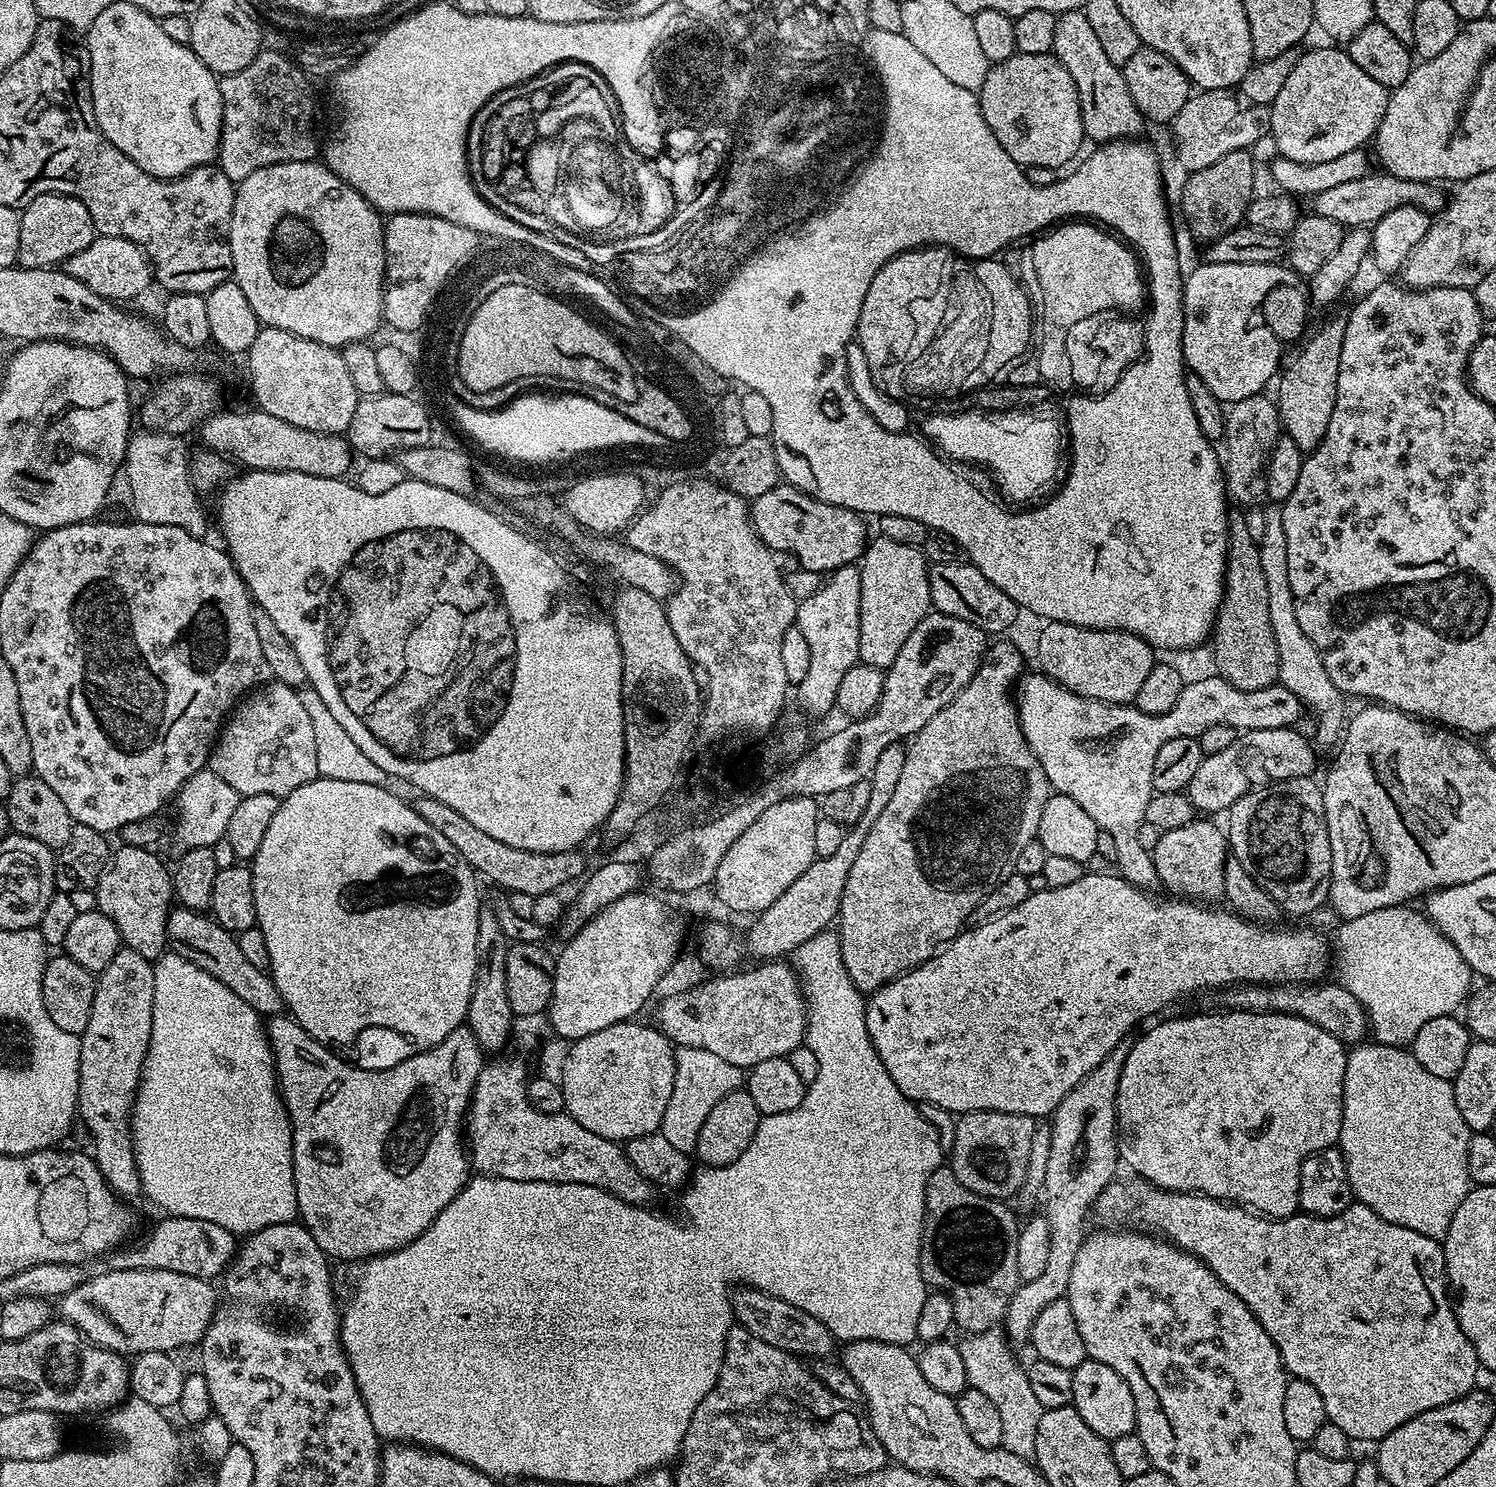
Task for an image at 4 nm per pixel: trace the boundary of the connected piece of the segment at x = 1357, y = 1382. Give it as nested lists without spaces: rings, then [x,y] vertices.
[[[1131,1178],[1132,1180],[1113,1179],[1111,1184],[1102,1190],[1102,1194],[1096,1199],[1094,1216],[1101,1220],[1104,1226],[1127,1226],[1137,1232],[1155,1234],[1182,1248],[1184,1251],[1196,1256],[1218,1279],[1262,1322],[1262,1330],[1274,1338],[1274,1346],[1278,1346],[1278,1354],[1284,1363],[1284,1371],[1289,1377],[1305,1380],[1322,1394],[1322,1406],[1326,1406],[1328,1415],[1327,1423],[1338,1426],[1348,1435],[1353,1442],[1359,1440],[1373,1440],[1379,1442],[1386,1434],[1398,1430],[1402,1422],[1410,1422],[1418,1414],[1426,1410],[1434,1410],[1438,1406],[1446,1406],[1458,1398],[1462,1398],[1468,1392],[1475,1389],[1475,1370],[1480,1367],[1480,1360],[1476,1356],[1474,1346],[1462,1334],[1462,1326],[1458,1326],[1453,1301],[1450,1299],[1450,1288],[1446,1283],[1444,1270],[1444,1250],[1441,1241],[1430,1238],[1426,1234],[1418,1234],[1418,1230],[1410,1230],[1406,1226],[1394,1226],[1394,1222],[1386,1222],[1374,1210],[1370,1210],[1365,1204],[1353,1202],[1342,1214],[1337,1216],[1309,1216],[1297,1214],[1283,1218],[1269,1218],[1261,1216],[1243,1206],[1237,1206],[1231,1202],[1215,1200],[1209,1196],[1202,1196],[1194,1192],[1165,1192],[1164,1189],[1154,1186],[1149,1180]]]

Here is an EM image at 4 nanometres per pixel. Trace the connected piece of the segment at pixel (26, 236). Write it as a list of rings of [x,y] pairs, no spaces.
[[[47,192],[24,205],[20,212],[16,264],[22,268],[56,268],[78,254],[78,250],[86,250],[97,235],[90,210],[78,198]]]

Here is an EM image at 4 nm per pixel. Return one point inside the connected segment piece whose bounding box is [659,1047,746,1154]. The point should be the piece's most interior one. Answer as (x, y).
(702, 1079)

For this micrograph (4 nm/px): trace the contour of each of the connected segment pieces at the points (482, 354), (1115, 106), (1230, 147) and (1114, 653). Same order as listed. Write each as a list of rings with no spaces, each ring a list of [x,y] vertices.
[[[530,286],[499,287],[477,306],[465,326],[455,369],[462,382],[479,394],[487,388],[498,388],[501,384],[507,385],[509,382],[521,382],[528,380],[530,374],[538,374],[543,378],[573,377],[577,381],[587,382],[592,388],[595,384],[600,384],[608,387],[608,393],[615,390],[620,393],[629,392],[633,367],[628,361],[629,353],[624,353],[602,329],[595,328],[586,317],[579,316],[568,304],[571,303],[547,292],[531,289]]]
[[[1083,10],[1057,15],[1052,52],[1062,62],[1062,66],[1066,66],[1070,78],[1074,78],[1078,106],[1082,110],[1084,135],[1089,141],[1096,140],[1097,145],[1102,145],[1112,140],[1130,140],[1141,135],[1139,132],[1146,127],[1146,121],[1138,106],[1134,106],[1134,98],[1130,98],[1130,86],[1126,86],[1121,65],[1106,58]]]
[[[1218,89],[1195,91],[1170,125],[1174,152],[1179,164],[1191,174],[1204,170],[1235,150],[1247,151],[1254,142],[1271,133],[1272,112],[1269,105],[1244,103],[1233,91]]]
[[[1057,620],[1045,623],[1043,627],[1036,644],[1036,656],[1040,659],[1039,671],[1045,676],[1091,700],[1127,705],[1135,701],[1142,681],[1148,677],[1154,663],[1152,645],[1129,632],[1103,632]]]

